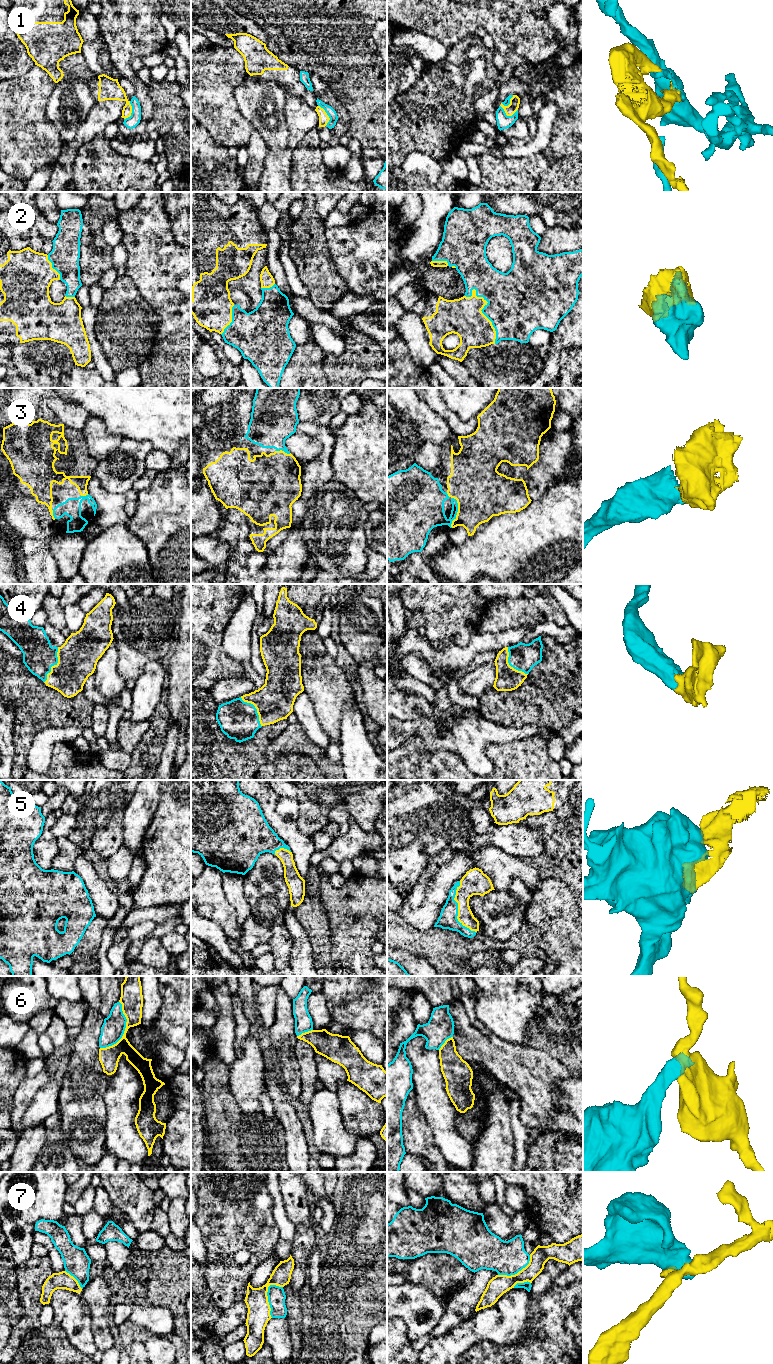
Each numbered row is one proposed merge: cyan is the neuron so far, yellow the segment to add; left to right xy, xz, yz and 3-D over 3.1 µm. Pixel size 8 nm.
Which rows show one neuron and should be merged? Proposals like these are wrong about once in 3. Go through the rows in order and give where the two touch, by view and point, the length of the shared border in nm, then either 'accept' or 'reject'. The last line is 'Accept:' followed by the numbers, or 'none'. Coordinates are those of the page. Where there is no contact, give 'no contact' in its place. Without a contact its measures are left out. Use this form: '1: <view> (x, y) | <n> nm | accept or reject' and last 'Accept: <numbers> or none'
1: xz (327, 114) | 180 nm | reject
2: yz (483, 313) | 480 nm | accept
3: yz (457, 511) | 240 nm | accept
4: xy (54, 664) | 300 nm | accept
5: yz (457, 910) | 440 nm | accept
6: xy (124, 1030) | 420 nm | reject
7: xz (268, 1299) | 280 nm | reject
Accept: 2, 3, 4, 5

